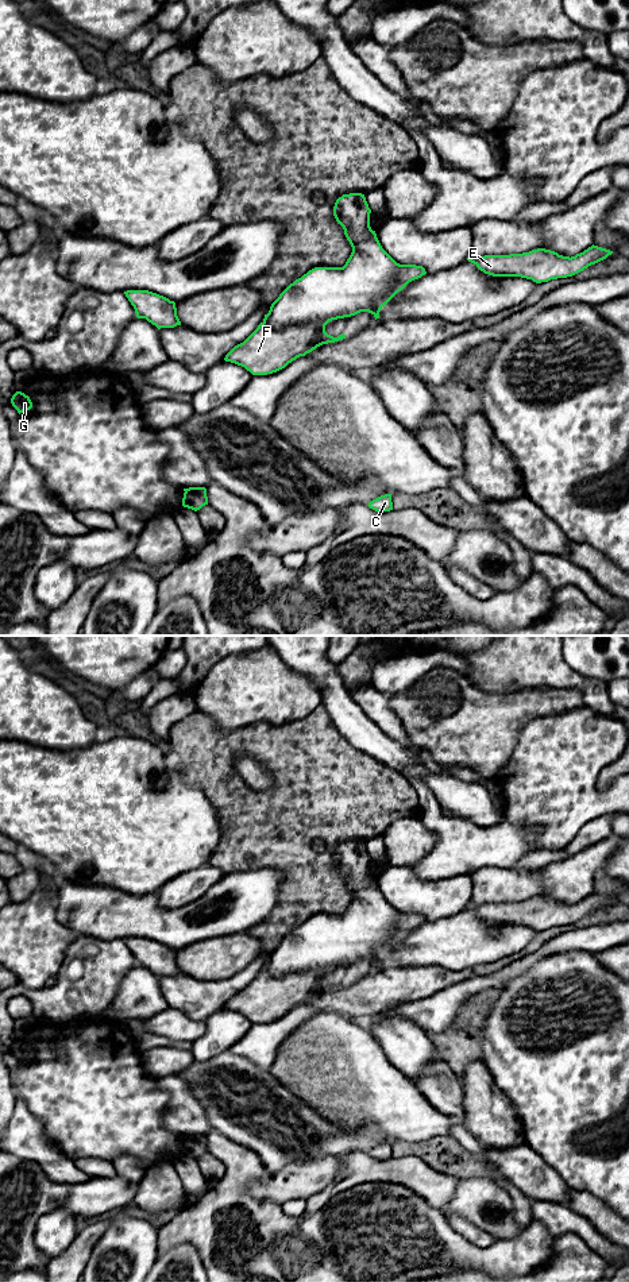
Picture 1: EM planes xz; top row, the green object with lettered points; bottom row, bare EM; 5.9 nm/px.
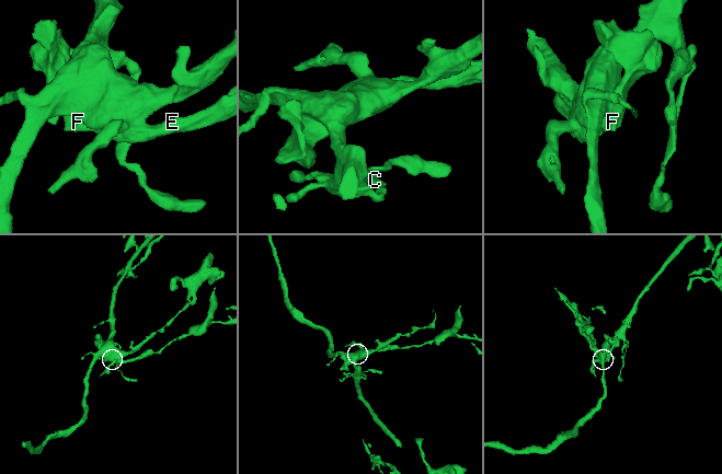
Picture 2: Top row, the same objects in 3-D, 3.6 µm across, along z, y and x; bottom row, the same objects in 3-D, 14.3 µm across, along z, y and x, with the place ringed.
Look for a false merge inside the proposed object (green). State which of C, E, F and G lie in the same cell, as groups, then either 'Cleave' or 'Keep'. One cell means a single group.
Groups: C G / E F. Cleave

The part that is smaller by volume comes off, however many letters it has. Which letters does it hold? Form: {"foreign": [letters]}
{"foreign": ["E", "F"]}

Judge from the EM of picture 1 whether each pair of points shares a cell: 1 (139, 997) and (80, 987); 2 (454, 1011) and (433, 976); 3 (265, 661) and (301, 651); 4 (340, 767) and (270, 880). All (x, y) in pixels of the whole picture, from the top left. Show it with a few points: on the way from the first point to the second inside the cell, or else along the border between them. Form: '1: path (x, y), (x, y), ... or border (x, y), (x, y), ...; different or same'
1: border (134, 966), (123, 977), (108, 1007); different
2: border (470, 976), (412, 1001); different
3: border (273, 649), (281, 661), (305, 676); different
4: border (246, 871), (278, 869), (286, 880), (280, 900); different

